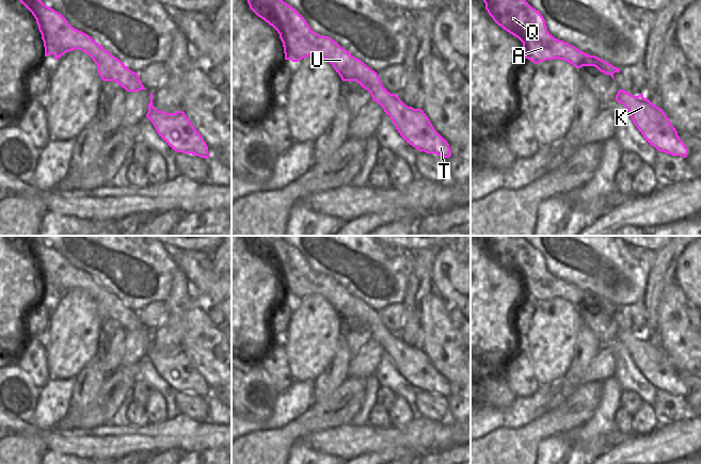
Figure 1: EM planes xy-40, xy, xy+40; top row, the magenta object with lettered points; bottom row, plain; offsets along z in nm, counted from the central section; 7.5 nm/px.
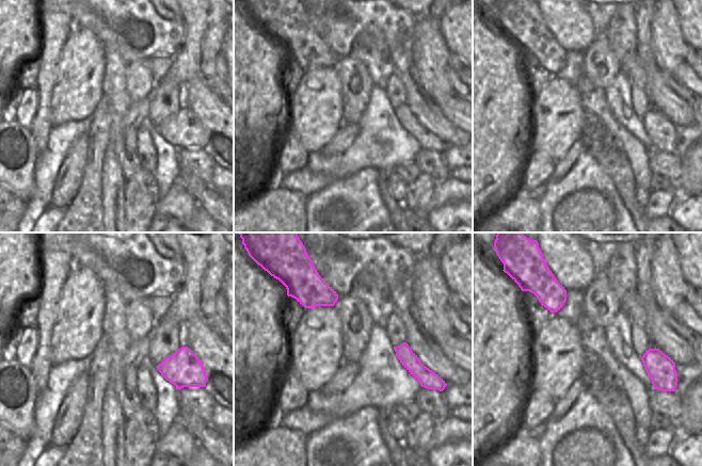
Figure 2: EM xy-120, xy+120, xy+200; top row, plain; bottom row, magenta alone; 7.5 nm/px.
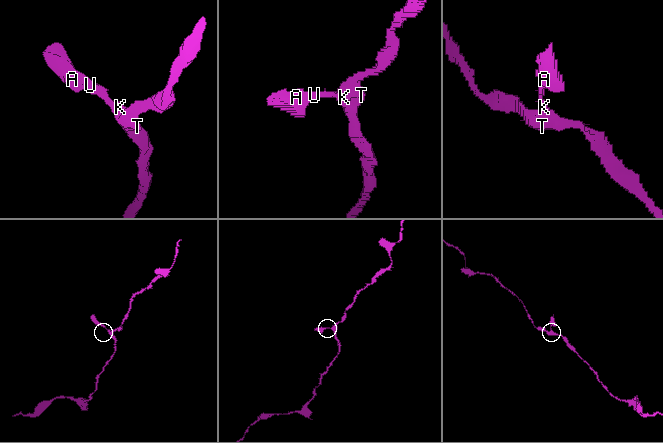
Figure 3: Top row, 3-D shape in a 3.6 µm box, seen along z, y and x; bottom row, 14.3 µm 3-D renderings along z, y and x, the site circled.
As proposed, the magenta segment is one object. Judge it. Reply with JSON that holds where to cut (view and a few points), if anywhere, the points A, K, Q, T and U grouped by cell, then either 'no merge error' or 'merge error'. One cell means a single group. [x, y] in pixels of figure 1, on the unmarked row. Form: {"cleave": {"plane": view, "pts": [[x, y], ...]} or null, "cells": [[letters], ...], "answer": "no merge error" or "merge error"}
{"cleave": null, "cells": [["A", "K", "Q", "T", "U"]], "answer": "no merge error"}

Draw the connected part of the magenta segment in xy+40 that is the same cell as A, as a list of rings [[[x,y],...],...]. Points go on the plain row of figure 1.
[[[481,236],[485,242],[485,249],[493,259],[504,269],[517,276],[523,282],[525,298],[532,300],[535,303],[546,299],[563,299],[576,307],[583,305],[594,305],[601,311],[610,314],[619,311],[617,307],[608,301],[595,295],[589,294],[576,286],[555,277],[548,270],[545,259],[541,252],[533,247],[523,236]]]

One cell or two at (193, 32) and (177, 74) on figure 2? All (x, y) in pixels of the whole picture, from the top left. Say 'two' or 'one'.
one

